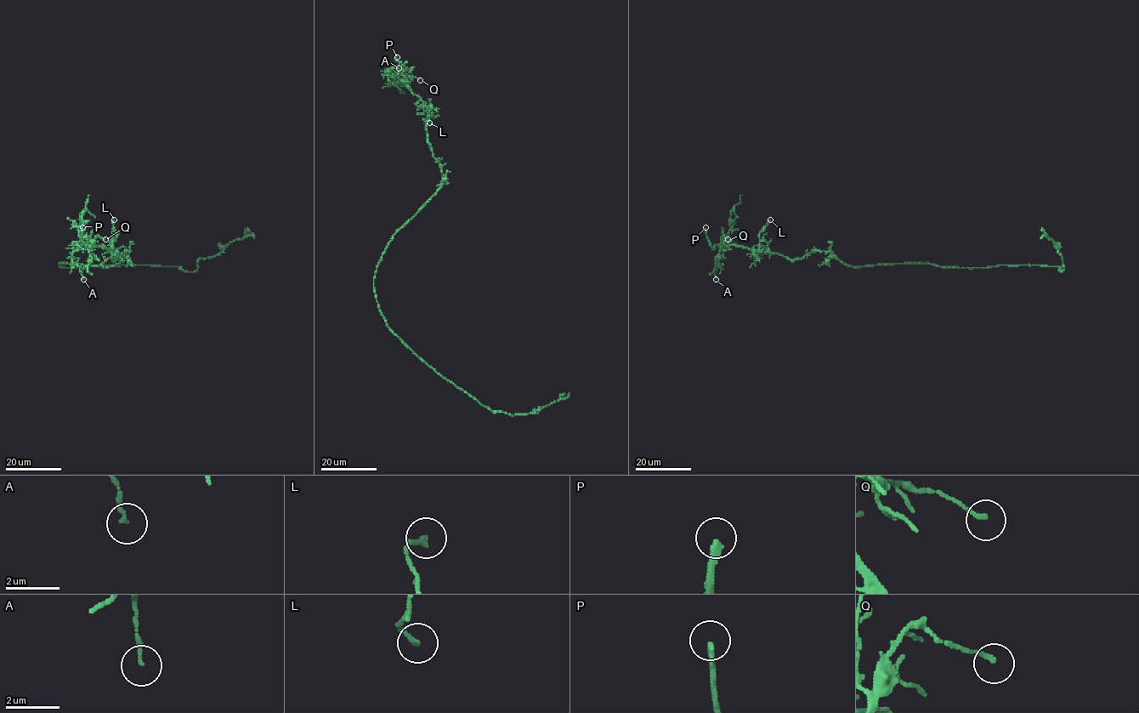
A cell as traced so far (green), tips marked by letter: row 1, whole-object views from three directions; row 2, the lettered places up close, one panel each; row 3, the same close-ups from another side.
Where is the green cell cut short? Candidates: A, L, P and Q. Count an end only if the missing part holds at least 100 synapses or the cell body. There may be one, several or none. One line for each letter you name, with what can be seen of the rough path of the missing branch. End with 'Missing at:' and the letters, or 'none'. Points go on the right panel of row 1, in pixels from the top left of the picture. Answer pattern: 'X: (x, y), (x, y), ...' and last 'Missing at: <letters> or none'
P: (705, 227), (700, 190), (704, 151)
Missing at: P

